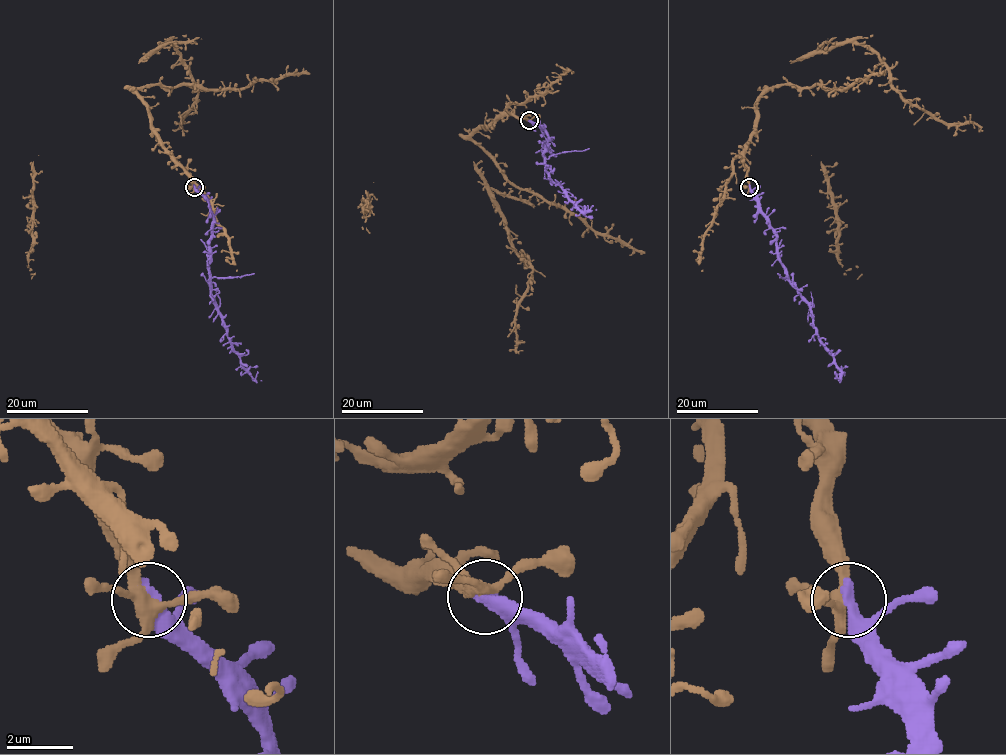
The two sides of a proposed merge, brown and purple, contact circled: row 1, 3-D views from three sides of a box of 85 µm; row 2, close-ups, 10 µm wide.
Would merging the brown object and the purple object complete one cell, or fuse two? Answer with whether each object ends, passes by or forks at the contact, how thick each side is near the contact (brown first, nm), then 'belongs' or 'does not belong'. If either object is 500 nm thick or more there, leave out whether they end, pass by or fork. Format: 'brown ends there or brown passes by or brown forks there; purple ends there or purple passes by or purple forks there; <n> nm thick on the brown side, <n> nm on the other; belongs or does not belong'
320 nm thick on the brown side, 500 nm on the other; belongs

